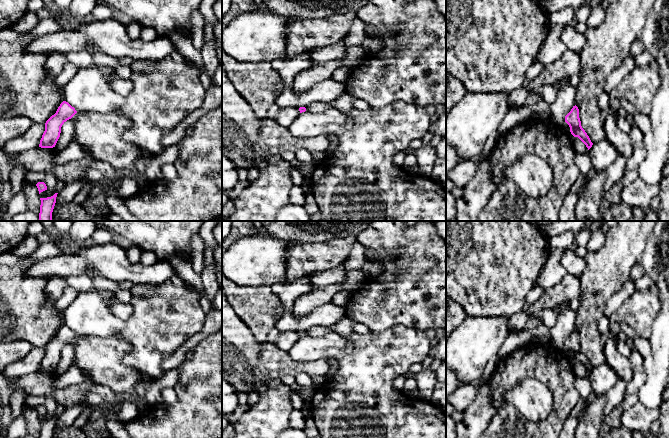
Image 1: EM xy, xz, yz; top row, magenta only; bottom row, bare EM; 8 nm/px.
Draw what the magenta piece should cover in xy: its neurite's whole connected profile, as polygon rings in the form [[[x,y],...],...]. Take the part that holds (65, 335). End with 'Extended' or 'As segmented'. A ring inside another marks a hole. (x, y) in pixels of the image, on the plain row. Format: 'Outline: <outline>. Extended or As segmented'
Outline: [[[63,325],[58,331],[56,337],[52,339],[45,347],[45,355],[40,364],[39,371],[55,371],[61,357],[62,349],[71,343],[77,335],[68,326]]]. As segmented

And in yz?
Outline: [[[576,329],[573,330],[571,335],[565,340],[565,346],[569,349],[571,358],[574,361],[578,361],[589,374],[592,371],[593,367],[581,350],[579,333]]]. As segmented

